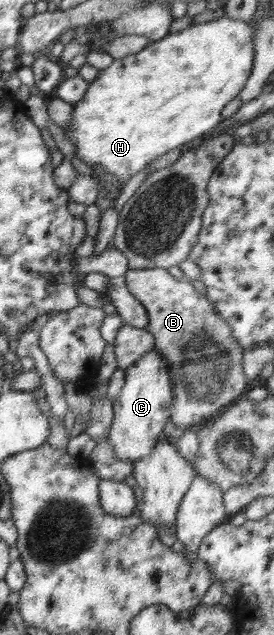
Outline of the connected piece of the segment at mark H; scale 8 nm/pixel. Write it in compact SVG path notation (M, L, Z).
M224 16L213 22L205 22L204 24L191 25L185 30L169 34L161 40L151 42L142 52L137 54L128 55L121 59L115 59L114 62L106 70L99 71L93 81L89 82L89 87L85 91L85 97L79 100L79 103L73 105L73 112L70 117L70 124L64 130L65 138L73 144L75 148L75 156L88 166L95 166L99 164L99 168L103 168L105 172L113 174L119 178L119 182L124 184L134 174L140 170L145 169L145 166L155 160L159 155L169 152L174 148L181 147L183 144L199 140L201 136L209 134L211 130L219 127L223 121L221 117L221 110L225 108L228 102L231 102L241 90L252 72L254 66L254 44L253 35L254 25L251 23L243 23L239 20L230 20Z

